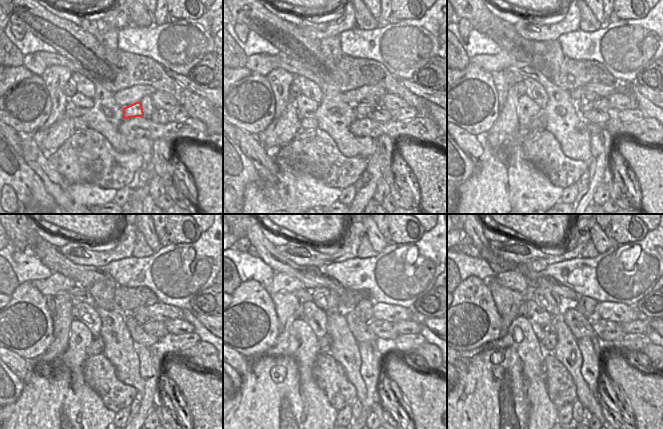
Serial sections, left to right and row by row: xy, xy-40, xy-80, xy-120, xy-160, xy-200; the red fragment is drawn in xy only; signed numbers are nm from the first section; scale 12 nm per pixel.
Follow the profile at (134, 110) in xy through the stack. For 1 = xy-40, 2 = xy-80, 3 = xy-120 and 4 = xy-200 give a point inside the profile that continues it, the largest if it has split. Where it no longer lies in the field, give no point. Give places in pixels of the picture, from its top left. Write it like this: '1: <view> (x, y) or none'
1: xy-40 (361, 109)
2: xy-80 (603, 104)
3: xy-120 (158, 329)
4: xy-200 (605, 330)

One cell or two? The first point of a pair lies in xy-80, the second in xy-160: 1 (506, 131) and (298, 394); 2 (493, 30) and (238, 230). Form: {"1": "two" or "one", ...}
{"1": "two", "2": "one"}

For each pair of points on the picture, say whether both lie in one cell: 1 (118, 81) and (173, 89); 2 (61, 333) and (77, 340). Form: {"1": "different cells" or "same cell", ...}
{"1": "same cell", "2": "different cells"}

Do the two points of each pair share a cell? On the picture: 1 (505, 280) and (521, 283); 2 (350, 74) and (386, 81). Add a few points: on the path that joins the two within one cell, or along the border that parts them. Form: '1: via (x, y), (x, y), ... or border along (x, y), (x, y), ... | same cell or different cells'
1: via (509, 280), (517, 281) | same cell
2: via (359, 74), (377, 75) | same cell

